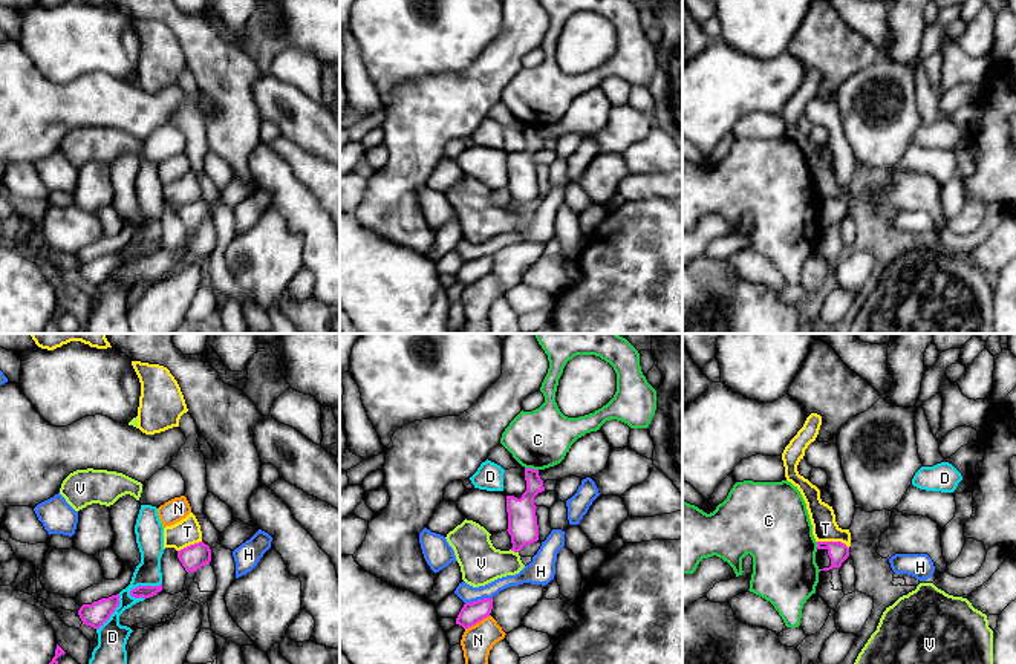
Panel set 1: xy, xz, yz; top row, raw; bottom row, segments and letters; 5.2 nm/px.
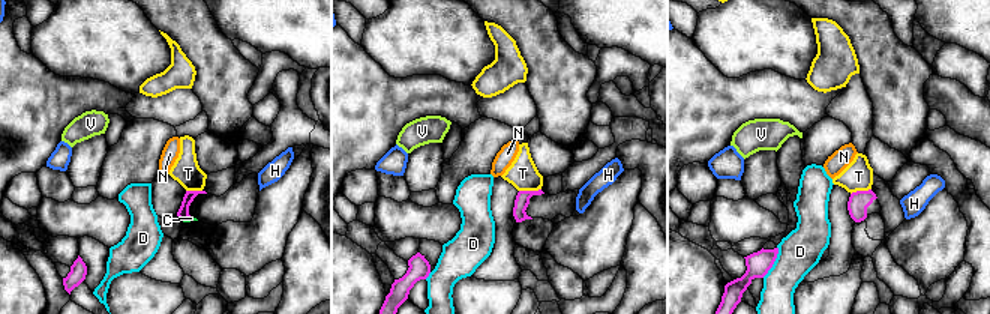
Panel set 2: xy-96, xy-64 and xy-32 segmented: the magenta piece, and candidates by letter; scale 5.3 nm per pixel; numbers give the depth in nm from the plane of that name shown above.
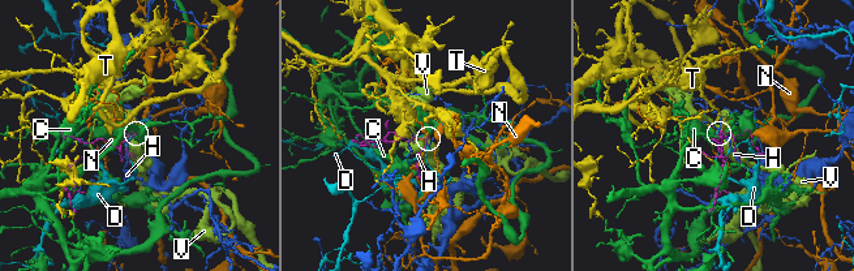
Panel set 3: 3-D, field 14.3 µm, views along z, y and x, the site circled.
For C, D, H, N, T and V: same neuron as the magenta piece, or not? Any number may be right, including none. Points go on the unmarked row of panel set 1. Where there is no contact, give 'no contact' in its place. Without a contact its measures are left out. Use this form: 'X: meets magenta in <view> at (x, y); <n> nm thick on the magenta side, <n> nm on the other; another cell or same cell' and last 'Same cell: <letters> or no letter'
C: meets magenta in xz at (531, 126); 140 nm thick on the magenta side, 320 nm on the other; another cell
D: meets magenta in xy at (144, 244); 60 nm thick on the magenta side, 140 nm on the other; another cell
H: meets magenta in xz at (478, 257); 110 nm thick on the magenta side, 90 nm on the other; another cell
N: meets magenta in xz at (478, 279); 110 nm thick on the magenta side, 160 nm on the other; another cell
T: meets magenta in yz at (833, 199); 110 nm thick on the magenta side, 140 nm on the other; another cell
V: meets magenta in xz at (514, 208); 160 nm thick on the magenta side, 220 nm on the other; another cell
Same cell: no letter

